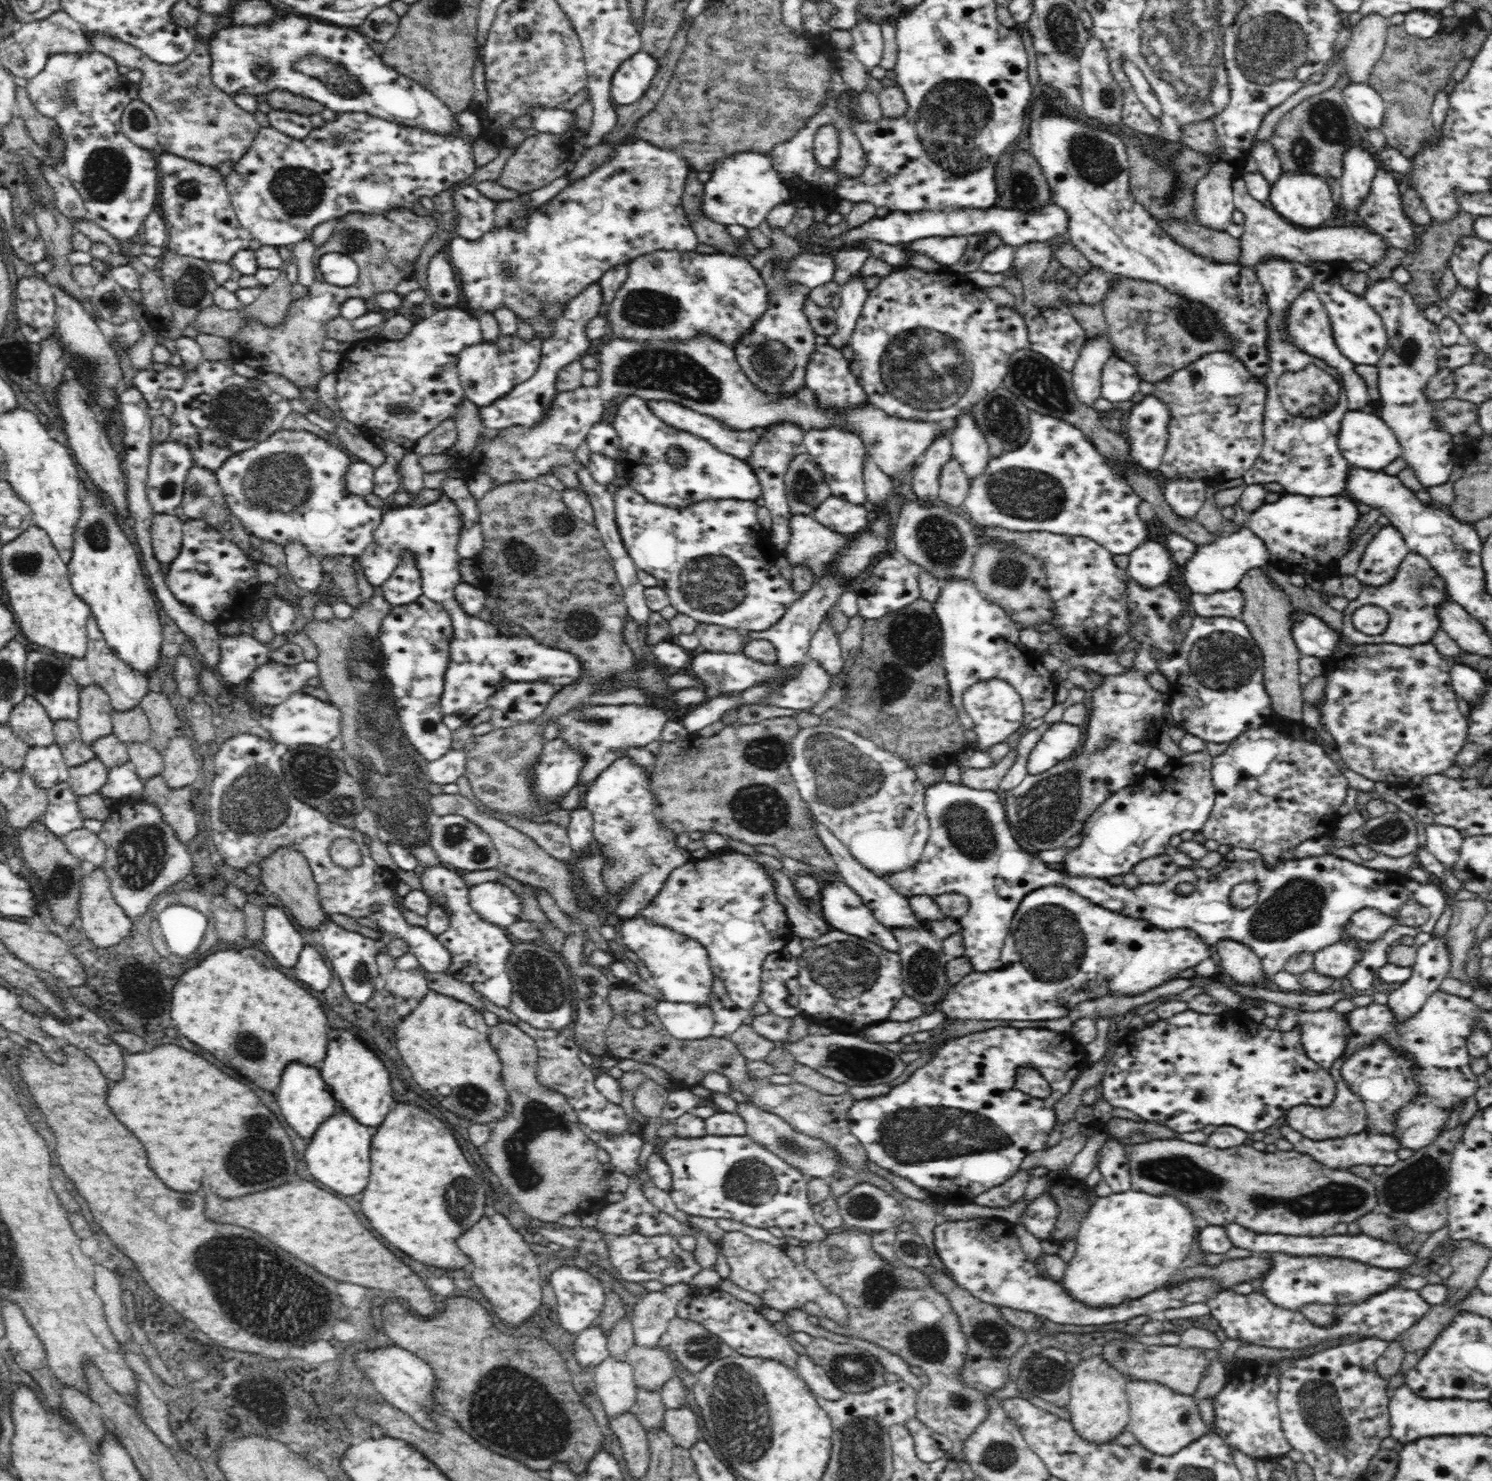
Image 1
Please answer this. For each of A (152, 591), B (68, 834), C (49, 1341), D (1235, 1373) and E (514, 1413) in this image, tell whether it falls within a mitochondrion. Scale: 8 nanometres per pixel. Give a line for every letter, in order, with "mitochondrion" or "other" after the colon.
A: other
B: other
C: other
D: other
E: mitochondrion

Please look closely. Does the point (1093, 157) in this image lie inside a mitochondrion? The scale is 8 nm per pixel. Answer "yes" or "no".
yes

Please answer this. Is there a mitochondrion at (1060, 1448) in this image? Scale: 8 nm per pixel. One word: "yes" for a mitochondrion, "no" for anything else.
no

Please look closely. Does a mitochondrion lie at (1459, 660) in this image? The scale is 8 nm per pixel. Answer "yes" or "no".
no

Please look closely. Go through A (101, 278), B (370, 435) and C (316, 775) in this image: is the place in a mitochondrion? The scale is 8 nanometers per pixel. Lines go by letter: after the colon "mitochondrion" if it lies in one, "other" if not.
A: other
B: other
C: mitochondrion

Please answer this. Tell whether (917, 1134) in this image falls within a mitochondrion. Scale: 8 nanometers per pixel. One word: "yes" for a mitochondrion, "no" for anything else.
yes

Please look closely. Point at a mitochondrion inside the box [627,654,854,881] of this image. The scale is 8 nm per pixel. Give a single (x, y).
(761, 809)

